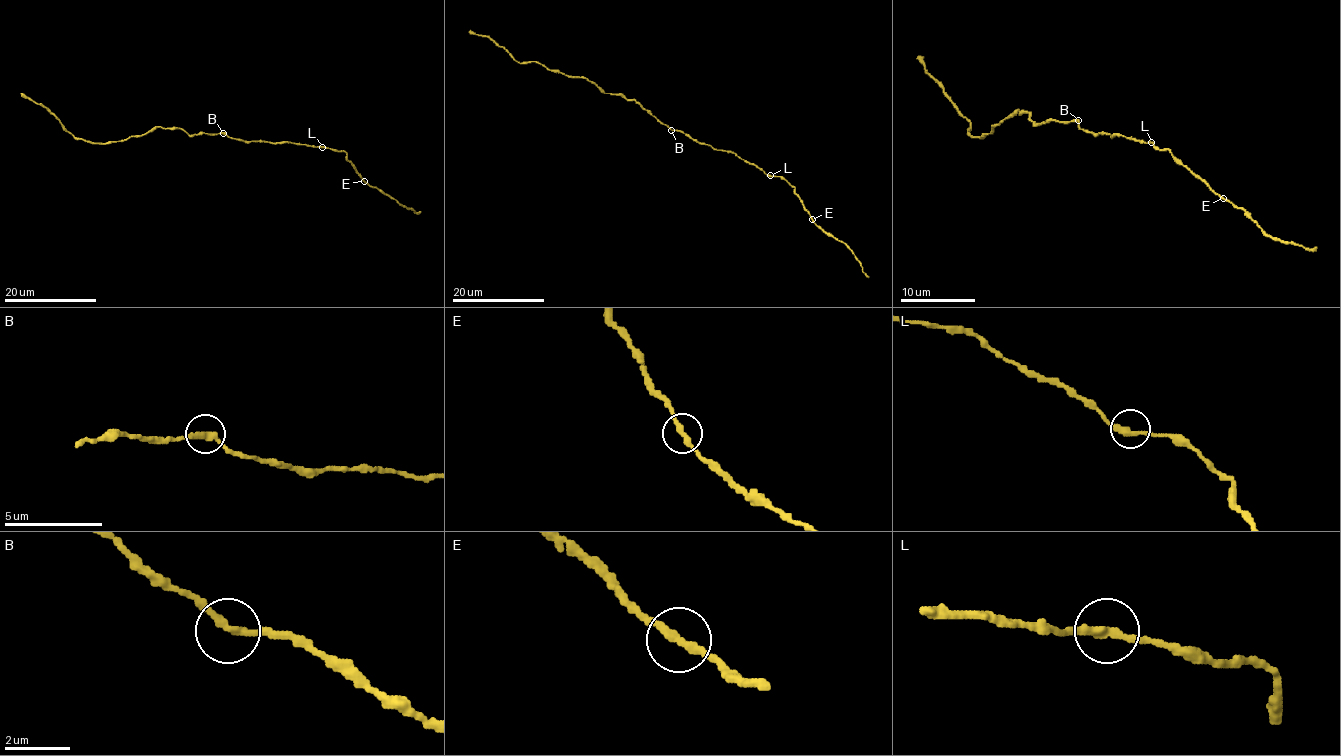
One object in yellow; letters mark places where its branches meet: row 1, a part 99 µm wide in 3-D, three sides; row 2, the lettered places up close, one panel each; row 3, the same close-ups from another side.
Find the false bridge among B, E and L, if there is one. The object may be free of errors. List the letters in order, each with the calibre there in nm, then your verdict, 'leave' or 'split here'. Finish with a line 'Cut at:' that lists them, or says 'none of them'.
B: calibre 280 nm; leave
E: calibre 280 nm; leave
L: calibre 280 nm; leave
Cut at: none of them

